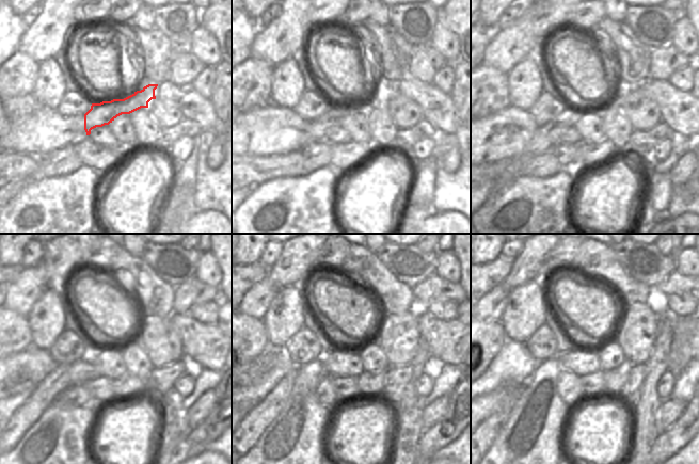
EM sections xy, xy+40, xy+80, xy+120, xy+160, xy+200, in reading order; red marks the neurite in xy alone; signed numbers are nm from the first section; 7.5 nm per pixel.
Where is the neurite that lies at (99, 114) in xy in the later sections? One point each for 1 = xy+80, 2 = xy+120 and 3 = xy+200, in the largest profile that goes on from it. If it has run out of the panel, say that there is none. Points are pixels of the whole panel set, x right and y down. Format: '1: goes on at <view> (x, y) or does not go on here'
1: goes on at xy+80 (545, 136)
2: goes on at xy+120 (58, 381)
3: goes on at xy+200 (492, 425)

